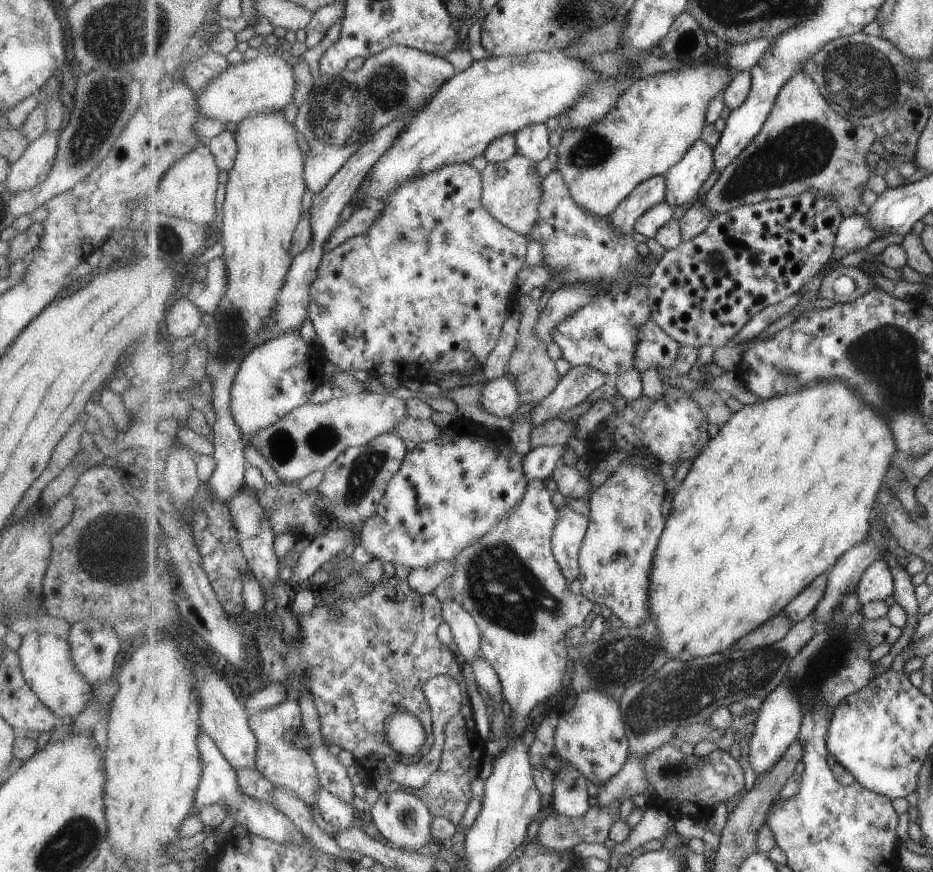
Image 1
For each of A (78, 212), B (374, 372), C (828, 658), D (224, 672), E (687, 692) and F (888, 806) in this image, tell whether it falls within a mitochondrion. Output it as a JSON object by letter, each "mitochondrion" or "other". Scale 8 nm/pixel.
{"A":"other","B":"other","C":"mitochondrion","D":"other","E":"mitochondrion","F":"other"}

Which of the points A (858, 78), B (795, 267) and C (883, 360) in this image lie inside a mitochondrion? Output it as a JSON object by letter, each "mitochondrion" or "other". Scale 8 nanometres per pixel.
{"A":"mitochondrion","B":"other","C":"mitochondrion"}

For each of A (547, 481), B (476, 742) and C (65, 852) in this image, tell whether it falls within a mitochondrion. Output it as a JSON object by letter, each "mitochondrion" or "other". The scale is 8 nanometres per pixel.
{"A":"other","B":"other","C":"mitochondrion"}

